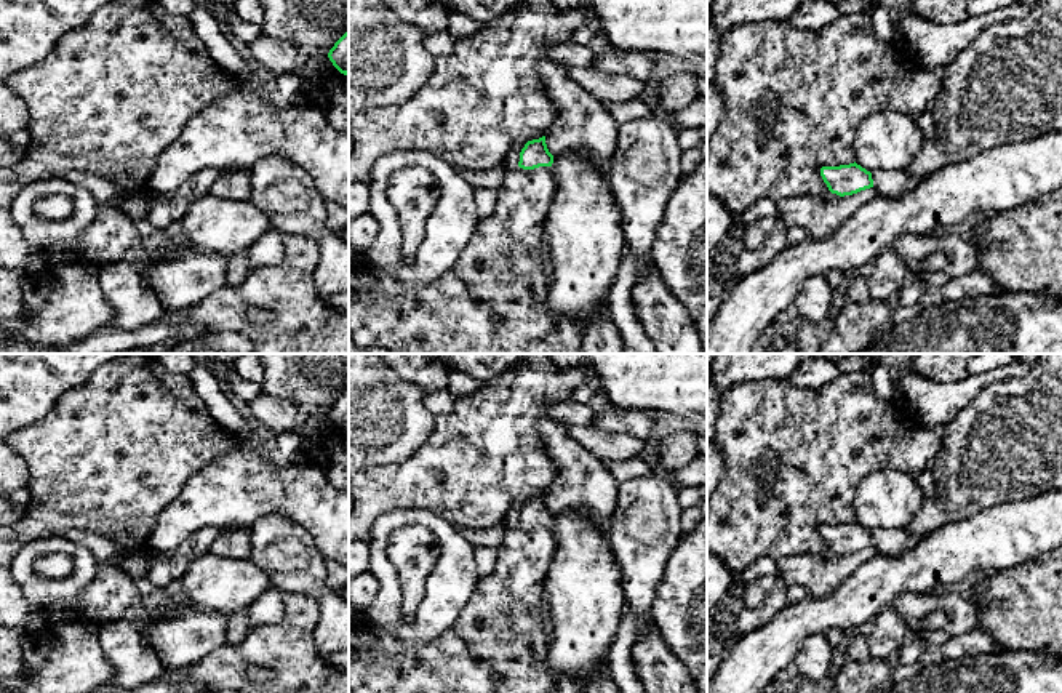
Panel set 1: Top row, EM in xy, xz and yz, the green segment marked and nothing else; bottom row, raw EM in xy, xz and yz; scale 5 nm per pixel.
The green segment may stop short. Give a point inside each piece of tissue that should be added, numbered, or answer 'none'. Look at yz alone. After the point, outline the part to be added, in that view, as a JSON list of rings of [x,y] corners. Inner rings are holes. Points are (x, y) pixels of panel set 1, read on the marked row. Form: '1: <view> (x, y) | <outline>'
1: yz (893, 184) | [[[878,170],[872,173],[873,189],[880,197],[899,198],[907,192],[916,189],[924,178],[908,174],[905,170],[883,171]]]

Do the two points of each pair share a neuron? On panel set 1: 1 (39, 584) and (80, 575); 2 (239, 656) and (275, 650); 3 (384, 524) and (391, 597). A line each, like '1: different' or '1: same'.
1: same
2: same
3: same

